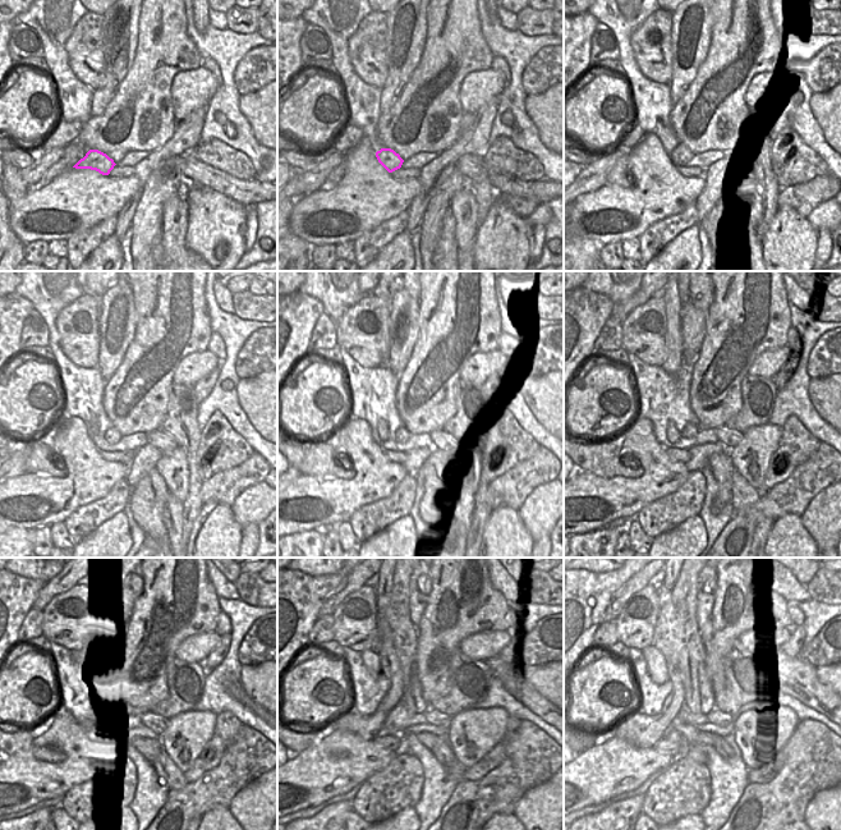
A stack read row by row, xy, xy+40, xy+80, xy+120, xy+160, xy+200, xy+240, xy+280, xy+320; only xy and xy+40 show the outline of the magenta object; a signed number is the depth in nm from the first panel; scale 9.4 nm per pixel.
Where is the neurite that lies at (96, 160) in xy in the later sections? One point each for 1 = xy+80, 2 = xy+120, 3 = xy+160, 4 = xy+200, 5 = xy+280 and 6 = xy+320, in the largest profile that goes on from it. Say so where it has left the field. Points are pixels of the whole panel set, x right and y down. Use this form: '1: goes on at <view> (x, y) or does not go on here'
1: goes on at xy+80 (681, 155)
2: goes on at xy+120 (113, 436)
3: goes on at xy+160 (401, 435)
4: goes on at xy+200 (690, 430)
5: goes on at xy+280 (394, 608)
6: goes on at xy+320 (676, 634)

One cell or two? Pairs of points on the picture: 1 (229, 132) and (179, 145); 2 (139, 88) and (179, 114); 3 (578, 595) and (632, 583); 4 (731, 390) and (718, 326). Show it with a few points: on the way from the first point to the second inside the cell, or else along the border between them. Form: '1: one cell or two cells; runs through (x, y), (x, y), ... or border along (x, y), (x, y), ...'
1: two cells; border along (207, 110), (203, 118), (200, 142)
2: two cells; border along (174, 79), (171, 83), (171, 102), (177, 123)
3: two cells; border along (639, 571), (611, 596), (605, 610)
4: one cell; runs through (725, 375), (725, 342)

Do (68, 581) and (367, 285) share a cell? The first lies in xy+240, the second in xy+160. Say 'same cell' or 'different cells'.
same cell

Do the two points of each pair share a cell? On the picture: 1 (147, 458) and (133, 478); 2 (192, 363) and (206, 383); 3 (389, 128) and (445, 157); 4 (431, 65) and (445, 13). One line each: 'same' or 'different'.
1: same
2: different
3: different
4: same

